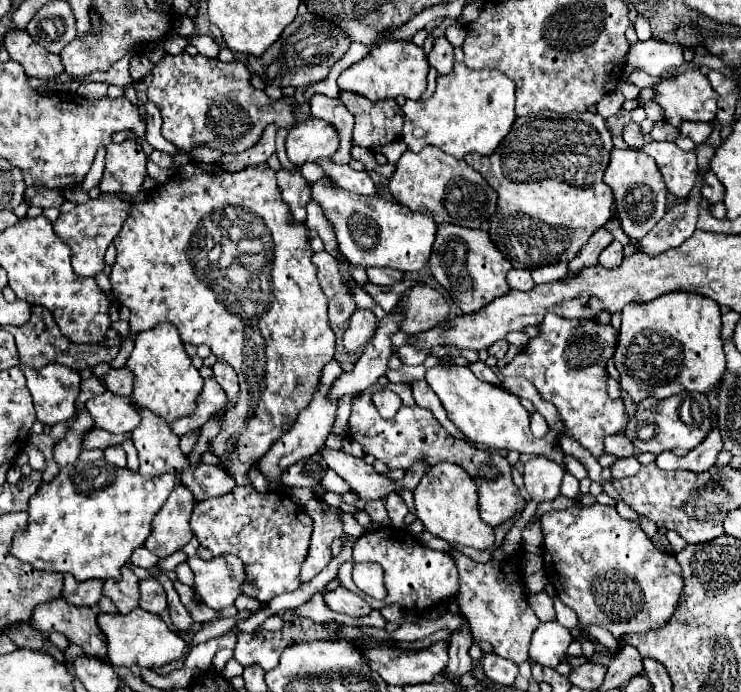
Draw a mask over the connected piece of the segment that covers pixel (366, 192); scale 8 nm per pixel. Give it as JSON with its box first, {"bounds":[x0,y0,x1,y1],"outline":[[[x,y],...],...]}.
{"bounds":[316,159,376,197],"outline":[[[316,159],[316,165],[320,165],[324,169],[324,175],[330,177],[338,187],[356,193],[356,195],[364,195],[364,197],[376,197],[376,187],[372,183],[372,179],[368,177],[366,171],[354,171],[348,165],[338,165],[332,159]]]}

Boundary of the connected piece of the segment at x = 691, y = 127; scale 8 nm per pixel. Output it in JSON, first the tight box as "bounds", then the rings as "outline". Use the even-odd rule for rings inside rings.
{"bounds":[680,123,712,145],"outline":[[[688,123],[684,127],[680,127],[680,135],[682,137],[690,137],[696,145],[702,145],[712,133],[712,125],[710,123]]]}

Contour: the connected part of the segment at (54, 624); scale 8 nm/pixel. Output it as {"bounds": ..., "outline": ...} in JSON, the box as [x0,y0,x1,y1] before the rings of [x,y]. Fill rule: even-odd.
{"bounds":[30,597,118,659],"outline":[[[60,597],[56,601],[36,605],[36,609],[32,613],[32,619],[30,619],[30,627],[40,631],[40,633],[52,633],[52,629],[54,629],[54,631],[62,633],[70,643],[78,645],[88,657],[104,659],[106,657],[106,645],[104,645],[104,633],[100,633],[100,629],[96,625],[96,615],[98,613],[118,613],[118,611],[108,597],[102,597],[98,601],[98,605],[94,605],[94,607],[74,607],[74,605],[68,605]]]}

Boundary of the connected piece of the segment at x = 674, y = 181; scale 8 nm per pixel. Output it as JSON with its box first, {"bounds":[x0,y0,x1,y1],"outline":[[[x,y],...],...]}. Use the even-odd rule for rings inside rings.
{"bounds":[642,141,698,199],"outline":[[[652,141],[642,151],[656,161],[668,191],[678,199],[686,199],[694,189],[698,175],[696,151],[682,151],[676,143],[670,141]]]}

